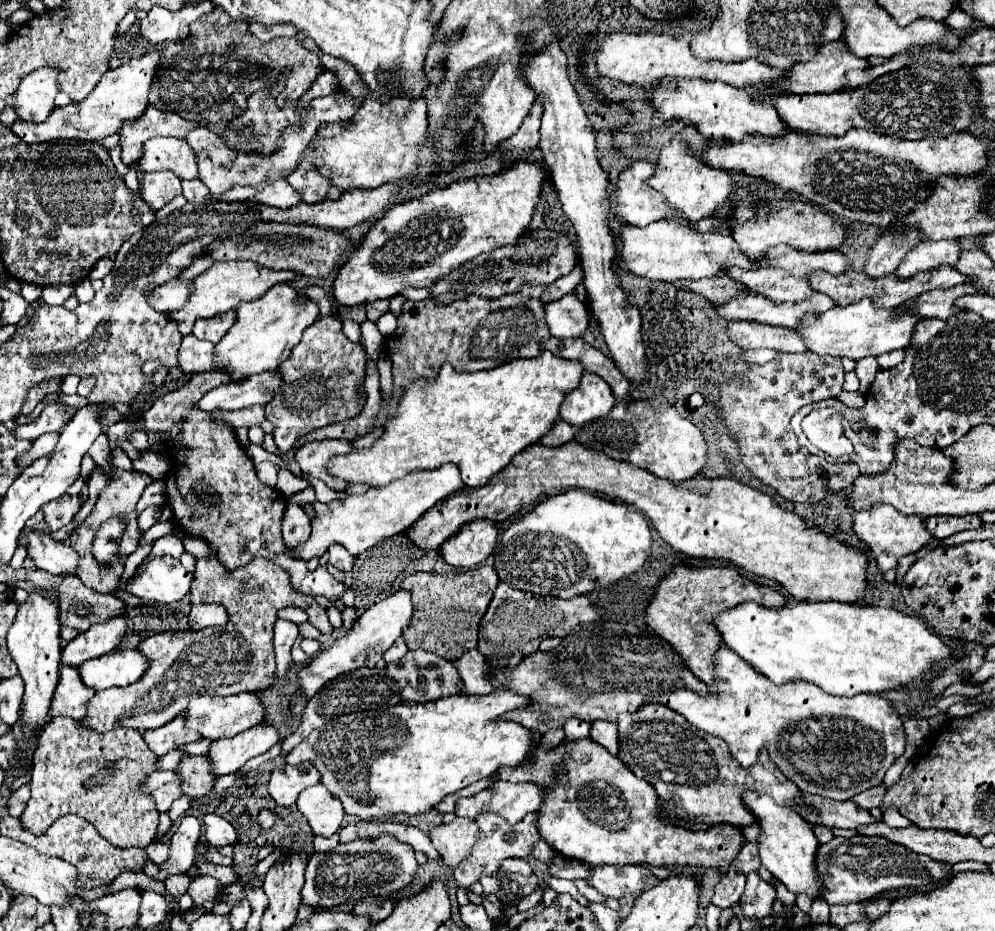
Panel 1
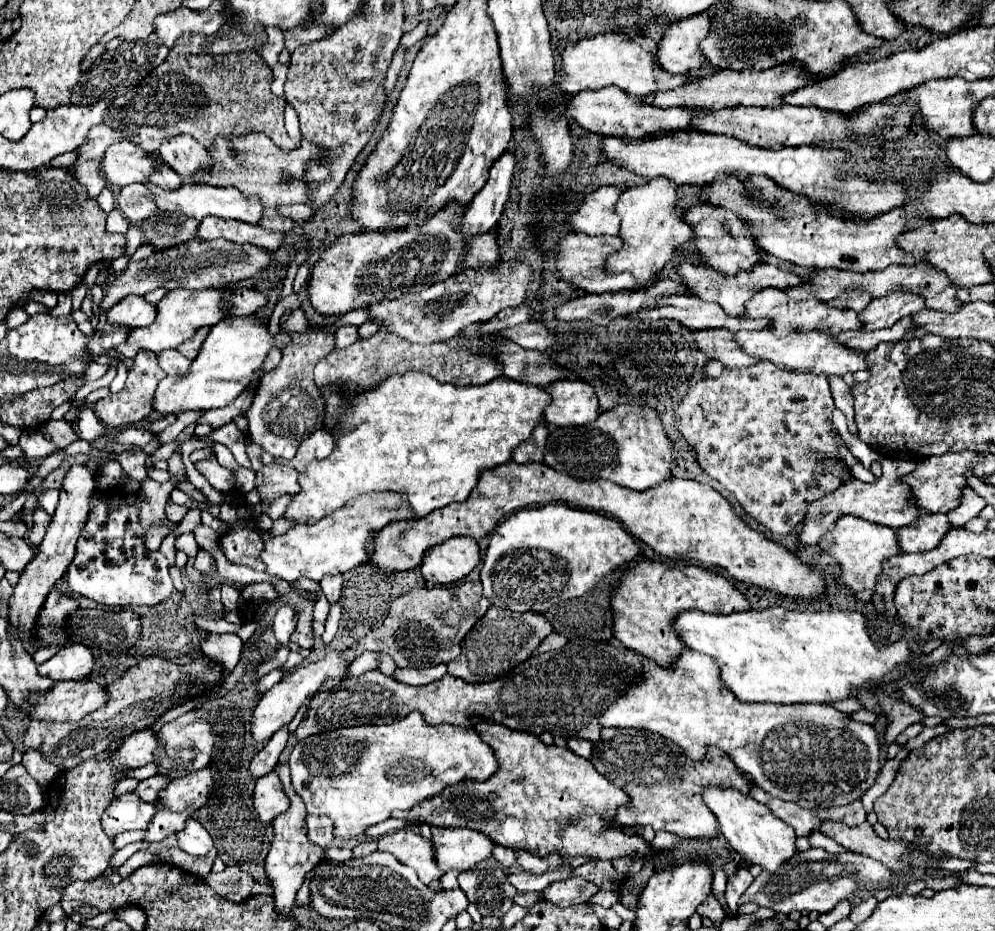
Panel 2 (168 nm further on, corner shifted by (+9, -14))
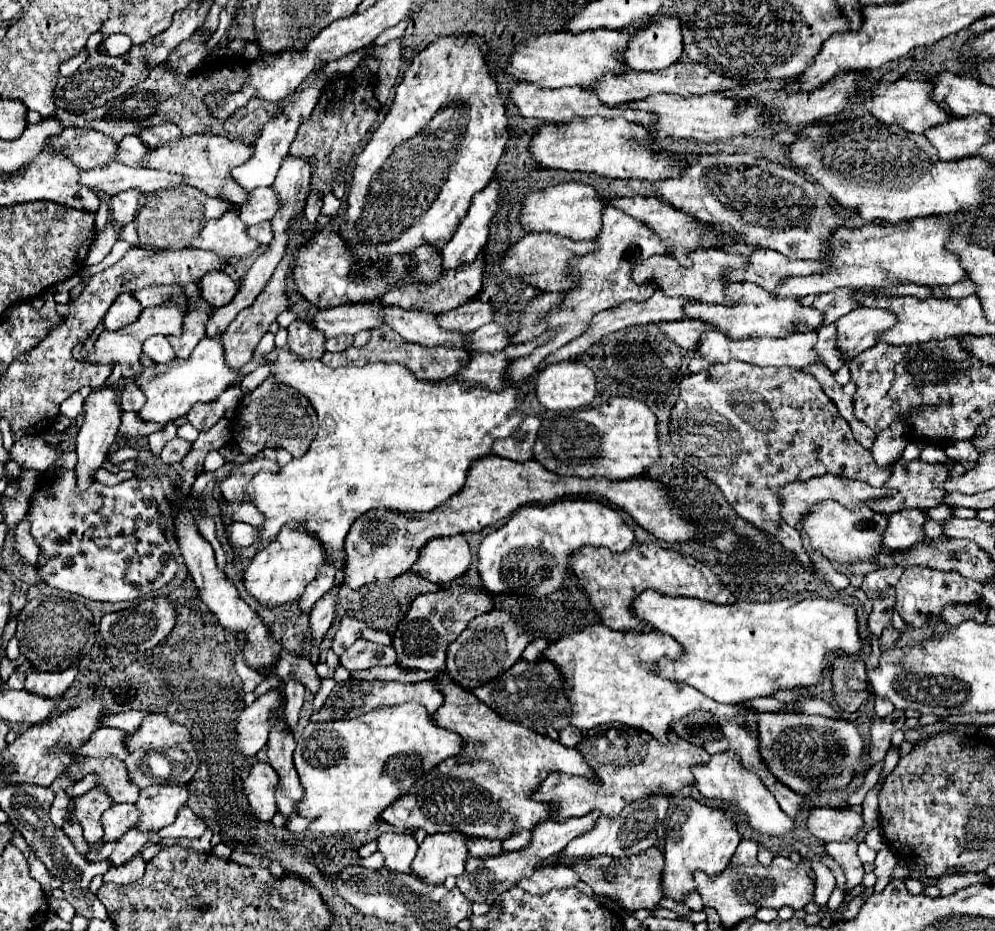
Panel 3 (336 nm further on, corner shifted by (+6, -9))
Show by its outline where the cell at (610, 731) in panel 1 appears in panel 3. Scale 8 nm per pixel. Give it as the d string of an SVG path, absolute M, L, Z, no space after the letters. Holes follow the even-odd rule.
M567 726L567 728L559 730L559 742L565 744L565 746L575 748L575 746L579 746L581 740L583 740L583 734L581 734L581 730L575 728L575 726Z

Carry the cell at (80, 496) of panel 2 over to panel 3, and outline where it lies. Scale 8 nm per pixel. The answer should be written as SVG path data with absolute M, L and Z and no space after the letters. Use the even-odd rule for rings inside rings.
M113 388L93 390L85 400L85 420L79 428L77 444L75 444L75 450L77 450L75 476L77 476L77 492L79 494L87 492L87 488L95 482L95 472L105 462L109 446L115 442L115 434L117 434L119 424L121 424L121 410L117 406L117 394L113 392Z

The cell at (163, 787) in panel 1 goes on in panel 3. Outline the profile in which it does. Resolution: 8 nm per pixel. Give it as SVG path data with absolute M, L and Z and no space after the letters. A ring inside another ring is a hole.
M113 804L101 816L101 824L105 830L103 840L113 842L121 838L127 830L131 830L139 820L139 808L135 804Z

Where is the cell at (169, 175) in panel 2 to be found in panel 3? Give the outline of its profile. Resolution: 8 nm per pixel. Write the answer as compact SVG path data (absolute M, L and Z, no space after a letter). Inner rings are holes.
M127 136L119 142L119 162L133 166L133 168L143 168L143 156L149 154L149 146L141 142L137 136Z

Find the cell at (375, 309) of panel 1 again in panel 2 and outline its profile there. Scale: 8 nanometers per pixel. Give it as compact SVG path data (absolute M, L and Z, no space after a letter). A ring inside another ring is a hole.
M342 325L336 331L336 349L344 349L358 341L358 327L356 325Z

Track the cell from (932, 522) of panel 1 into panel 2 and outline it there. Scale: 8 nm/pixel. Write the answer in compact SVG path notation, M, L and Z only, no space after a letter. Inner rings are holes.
M928 513L924 519L920 519L920 523L912 523L912 527L900 527L896 535L904 553L920 553L934 549L950 529L952 527L946 515Z

